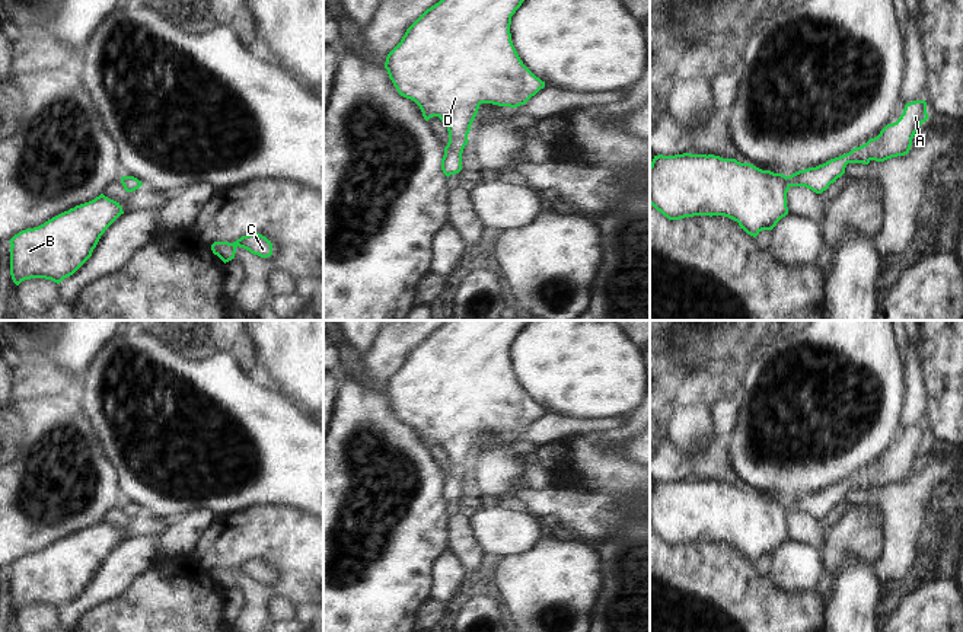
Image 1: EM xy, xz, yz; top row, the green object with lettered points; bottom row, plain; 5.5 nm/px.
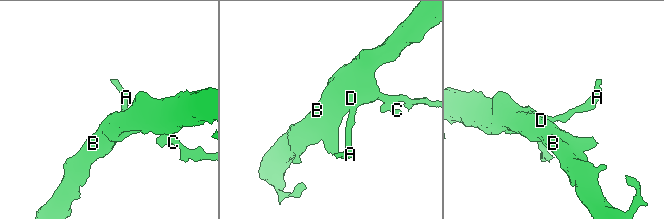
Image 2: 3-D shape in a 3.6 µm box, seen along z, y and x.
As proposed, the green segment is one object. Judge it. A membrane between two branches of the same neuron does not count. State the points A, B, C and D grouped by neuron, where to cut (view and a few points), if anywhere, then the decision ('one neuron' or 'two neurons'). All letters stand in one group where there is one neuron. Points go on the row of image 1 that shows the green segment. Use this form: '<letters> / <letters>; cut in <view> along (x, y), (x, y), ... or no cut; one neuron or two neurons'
A B C D; no cut; one neuron

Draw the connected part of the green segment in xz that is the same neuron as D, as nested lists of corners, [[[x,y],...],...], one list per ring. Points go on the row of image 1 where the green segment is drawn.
[[[440,0],[427,9],[405,32],[401,42],[388,54],[385,68],[398,93],[414,100],[425,121],[439,116],[447,127],[441,170],[449,178],[462,170],[462,153],[468,144],[471,125],[481,103],[517,108],[545,87],[520,60],[510,33],[511,16],[524,0]]]

